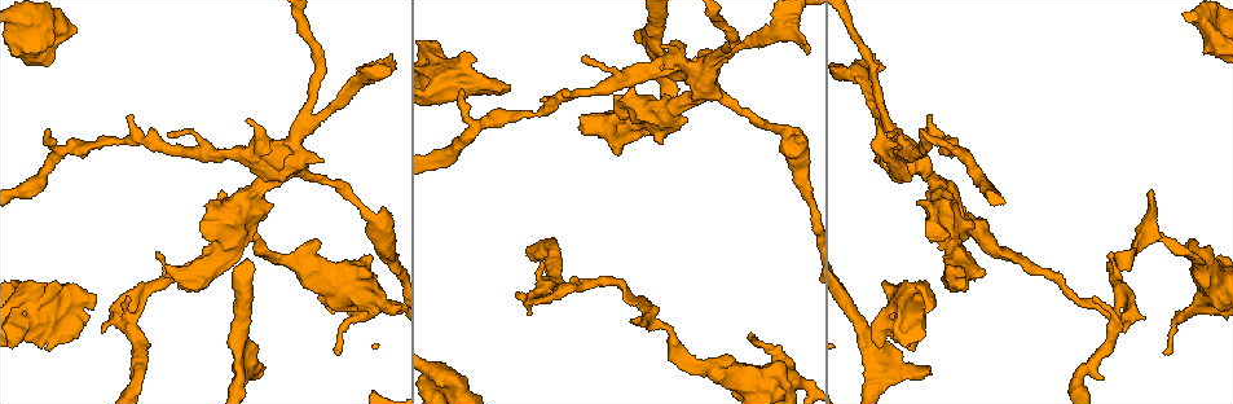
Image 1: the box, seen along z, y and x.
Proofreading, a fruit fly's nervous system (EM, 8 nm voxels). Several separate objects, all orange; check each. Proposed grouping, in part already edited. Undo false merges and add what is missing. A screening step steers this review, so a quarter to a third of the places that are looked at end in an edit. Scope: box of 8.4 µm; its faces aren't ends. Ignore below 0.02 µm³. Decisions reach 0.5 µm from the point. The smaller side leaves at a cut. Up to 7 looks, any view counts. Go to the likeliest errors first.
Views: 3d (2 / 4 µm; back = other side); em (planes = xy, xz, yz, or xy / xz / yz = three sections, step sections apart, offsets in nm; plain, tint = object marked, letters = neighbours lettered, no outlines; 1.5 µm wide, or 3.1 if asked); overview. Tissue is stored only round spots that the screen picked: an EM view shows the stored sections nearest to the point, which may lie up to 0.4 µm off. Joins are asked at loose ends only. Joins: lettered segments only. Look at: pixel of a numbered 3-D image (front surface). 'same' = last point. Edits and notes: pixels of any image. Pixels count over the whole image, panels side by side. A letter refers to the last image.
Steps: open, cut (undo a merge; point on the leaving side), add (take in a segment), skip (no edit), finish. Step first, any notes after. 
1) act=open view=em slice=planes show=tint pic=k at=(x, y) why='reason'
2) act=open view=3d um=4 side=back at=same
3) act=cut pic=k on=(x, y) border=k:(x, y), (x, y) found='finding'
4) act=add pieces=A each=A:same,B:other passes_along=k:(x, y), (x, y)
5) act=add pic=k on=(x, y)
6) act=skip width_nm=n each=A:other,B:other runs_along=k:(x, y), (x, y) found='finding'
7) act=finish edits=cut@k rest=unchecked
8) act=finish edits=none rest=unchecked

act=open view=em slice=planes show=letters pic=1 at=(95, 297) why='branch stops here'

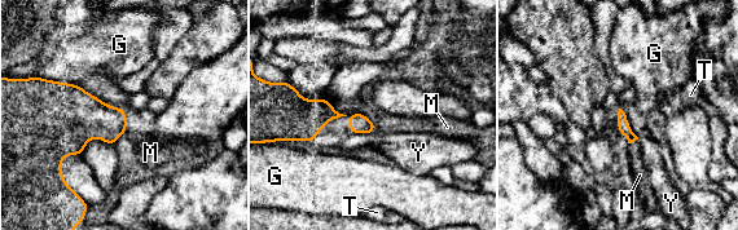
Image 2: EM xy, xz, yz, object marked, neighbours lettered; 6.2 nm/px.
act=add pieces=M each=G:other,M:same,T:other,Y:other found='it goes on there'

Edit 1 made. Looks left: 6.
act=open view=em slice=planes show=letters pic=1 at=(633, 321)

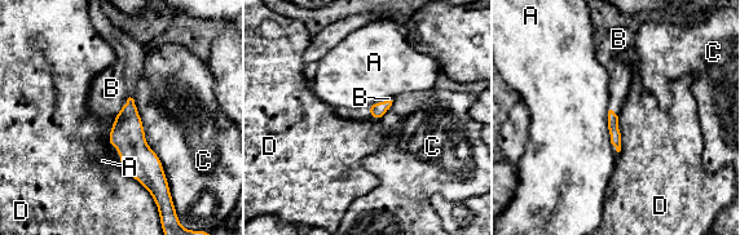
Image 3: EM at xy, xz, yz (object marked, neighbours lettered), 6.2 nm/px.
act=add pieces=B each=A:other,B:same,C:other,D:other passes_along=3:(127, 134), (118, 111), (111, 88) found='the neuron continues'

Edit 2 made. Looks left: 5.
act=open view=overview why='redraw'

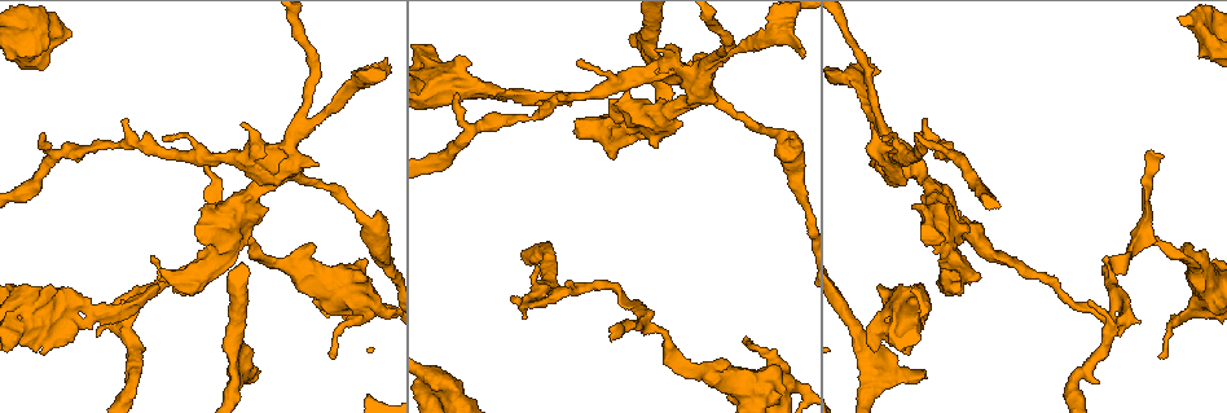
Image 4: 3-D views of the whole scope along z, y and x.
act=open view=em slice=xz step=8 show=tint pic=4 at=(529, 118) why='thin neck'

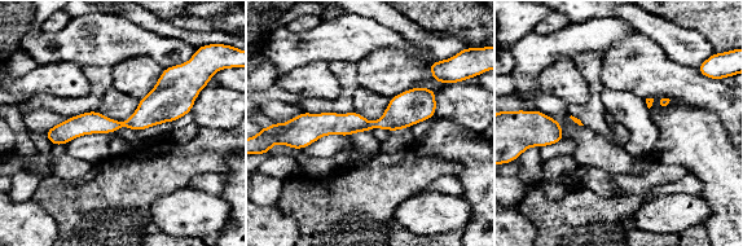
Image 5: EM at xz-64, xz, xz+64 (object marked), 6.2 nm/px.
act=open view=em slice=planes show=letters at=same

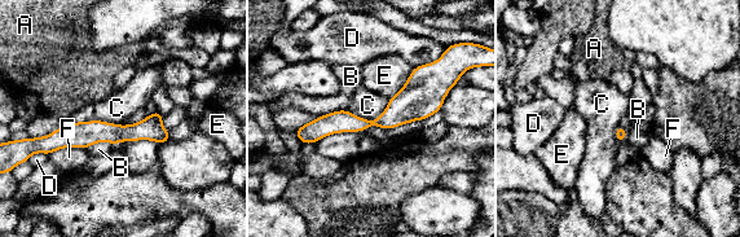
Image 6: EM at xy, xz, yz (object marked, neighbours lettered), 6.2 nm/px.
act=skip width_nm=80 each=A:other,B:other,C:other,D:other,E:other,F:other border=6:(124, 124), (66, 122), (35, 139) found='one neuron here'

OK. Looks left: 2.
act=finish edits=add@2,add@3 rest=unchecked

